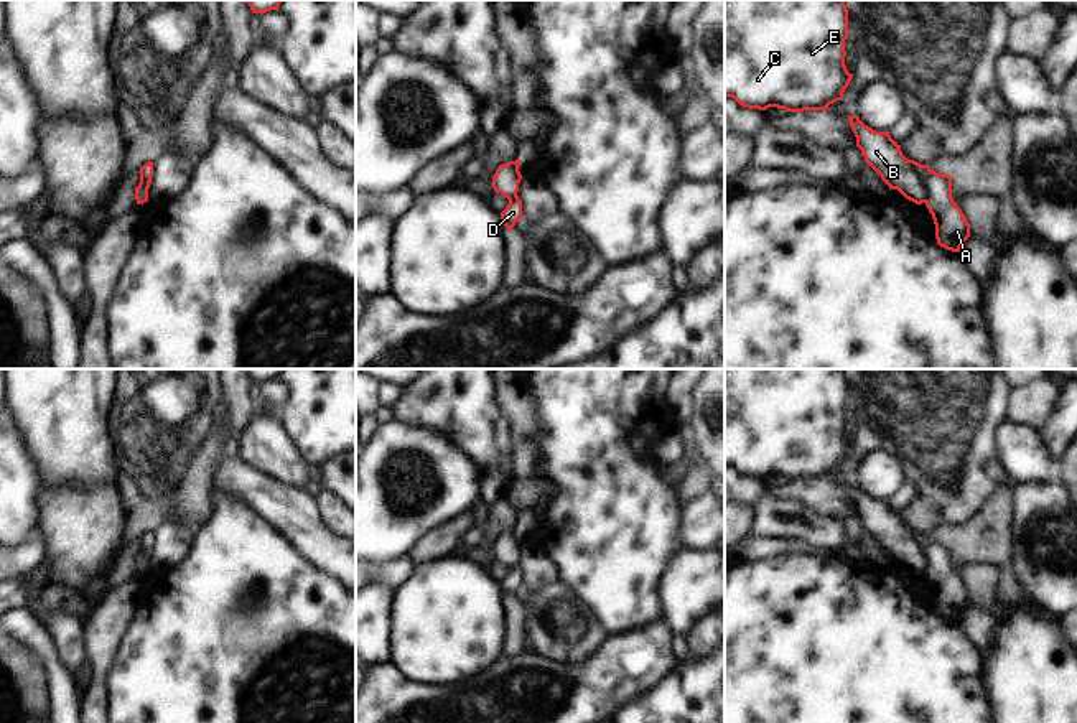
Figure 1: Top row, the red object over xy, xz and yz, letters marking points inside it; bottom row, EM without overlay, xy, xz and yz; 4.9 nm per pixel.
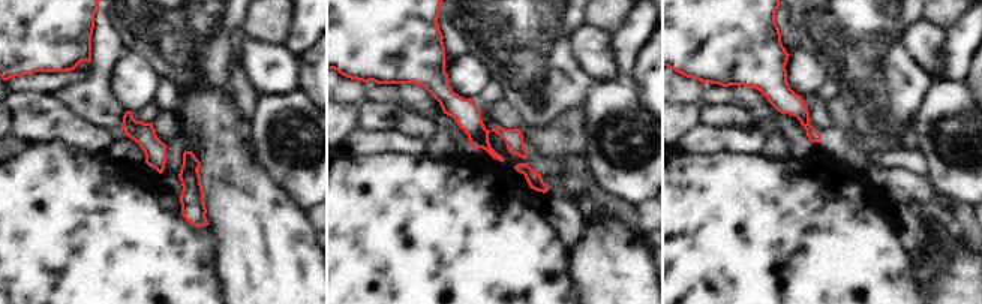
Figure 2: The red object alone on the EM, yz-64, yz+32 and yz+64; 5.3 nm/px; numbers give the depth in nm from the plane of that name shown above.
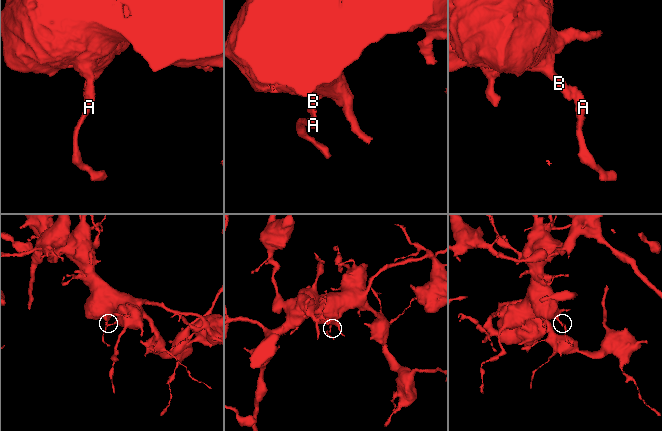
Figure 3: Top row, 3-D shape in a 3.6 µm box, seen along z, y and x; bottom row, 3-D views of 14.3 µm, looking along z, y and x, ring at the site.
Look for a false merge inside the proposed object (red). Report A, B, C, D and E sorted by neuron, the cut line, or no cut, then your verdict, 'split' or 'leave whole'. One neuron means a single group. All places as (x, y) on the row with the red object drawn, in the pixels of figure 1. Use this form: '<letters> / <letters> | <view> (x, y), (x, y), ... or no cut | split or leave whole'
A D / B C E | yz (908, 160), (926, 191), (926, 201) | split

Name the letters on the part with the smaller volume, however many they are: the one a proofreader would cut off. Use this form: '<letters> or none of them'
A, D

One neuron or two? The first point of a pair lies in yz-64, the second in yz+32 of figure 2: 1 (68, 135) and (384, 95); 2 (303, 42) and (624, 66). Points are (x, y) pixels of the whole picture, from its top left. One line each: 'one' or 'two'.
1: two
2: one

